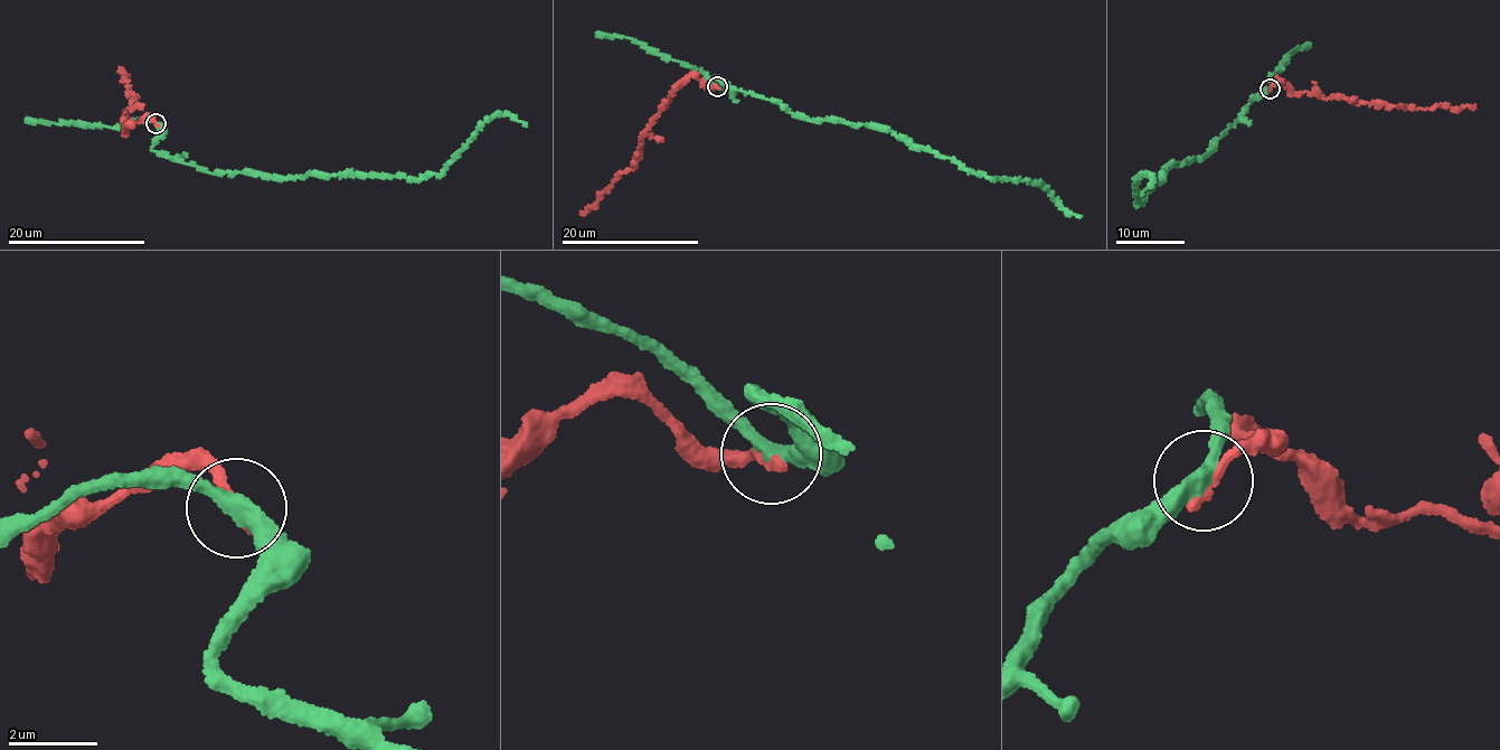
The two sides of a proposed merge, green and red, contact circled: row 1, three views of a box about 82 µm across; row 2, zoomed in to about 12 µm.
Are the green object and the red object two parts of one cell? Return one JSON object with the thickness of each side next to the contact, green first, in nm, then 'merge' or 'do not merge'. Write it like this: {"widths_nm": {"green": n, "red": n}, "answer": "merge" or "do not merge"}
{"widths_nm": {"green": 360, "red": 300}, "answer": "do not merge"}

